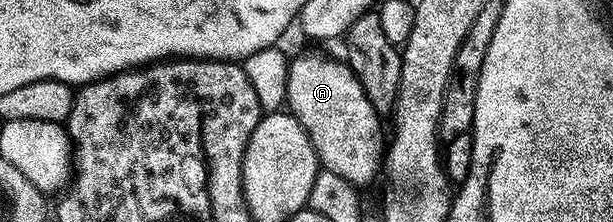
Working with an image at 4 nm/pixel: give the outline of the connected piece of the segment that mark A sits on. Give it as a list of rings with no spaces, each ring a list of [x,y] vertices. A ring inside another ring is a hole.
[[[302,55],[291,62],[288,73],[288,93],[286,102],[289,114],[295,115],[300,125],[308,133],[318,162],[323,168],[355,185],[363,185],[374,175],[374,170],[384,163],[384,135],[382,139],[382,123],[380,112],[368,101],[360,81],[354,75],[350,64],[341,58],[329,59],[326,55]]]

